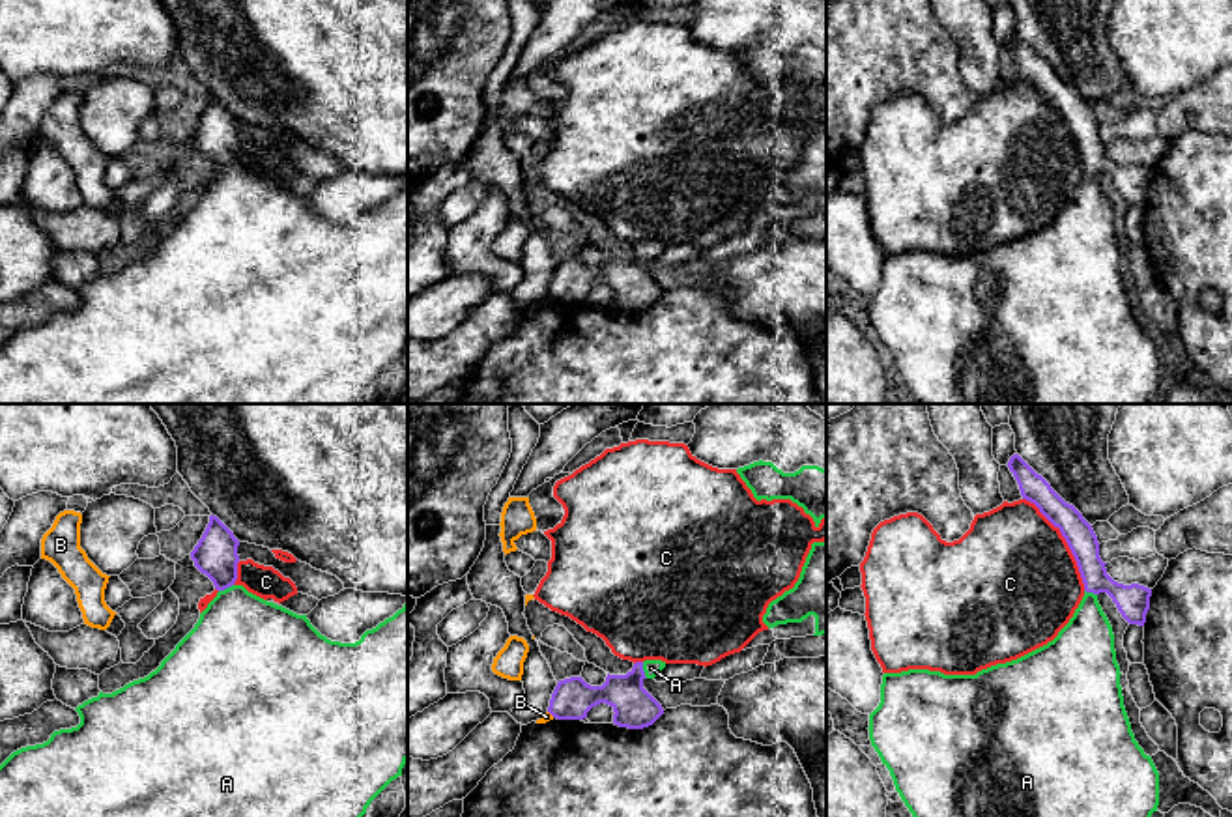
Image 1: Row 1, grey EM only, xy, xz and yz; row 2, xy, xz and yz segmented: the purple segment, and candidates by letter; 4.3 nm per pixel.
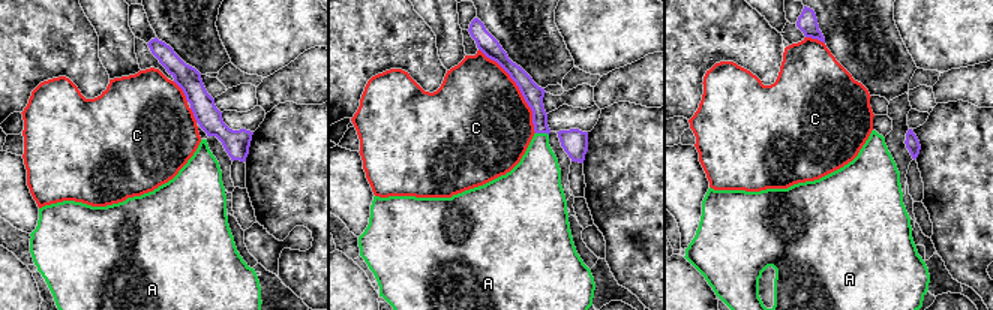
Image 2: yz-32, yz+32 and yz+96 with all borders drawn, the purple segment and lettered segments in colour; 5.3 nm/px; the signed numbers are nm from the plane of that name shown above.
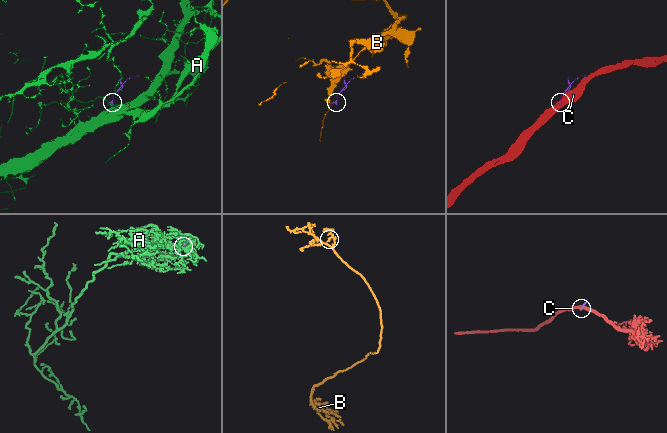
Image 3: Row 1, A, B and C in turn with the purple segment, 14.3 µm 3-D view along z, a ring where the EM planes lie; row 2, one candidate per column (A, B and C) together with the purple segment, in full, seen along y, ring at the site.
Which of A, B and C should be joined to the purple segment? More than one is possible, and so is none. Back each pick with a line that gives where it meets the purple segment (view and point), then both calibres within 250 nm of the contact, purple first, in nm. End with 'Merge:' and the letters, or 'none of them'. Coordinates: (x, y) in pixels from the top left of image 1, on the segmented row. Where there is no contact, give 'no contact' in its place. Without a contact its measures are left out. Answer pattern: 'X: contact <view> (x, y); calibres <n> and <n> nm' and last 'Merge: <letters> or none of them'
A: contact xz (642, 670); calibres 180 and 70 nm
Merge: A

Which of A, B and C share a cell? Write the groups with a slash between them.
A / B / C

